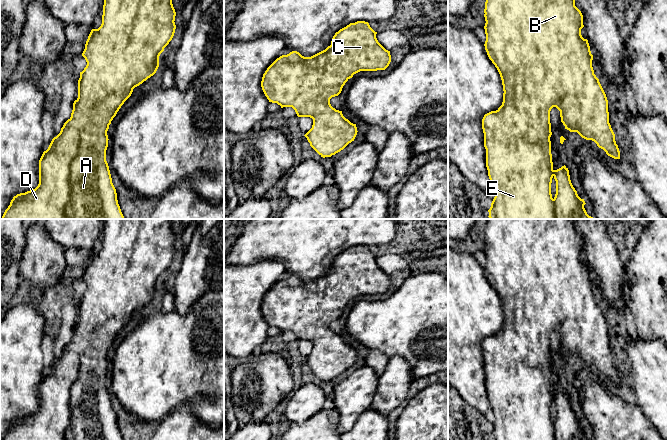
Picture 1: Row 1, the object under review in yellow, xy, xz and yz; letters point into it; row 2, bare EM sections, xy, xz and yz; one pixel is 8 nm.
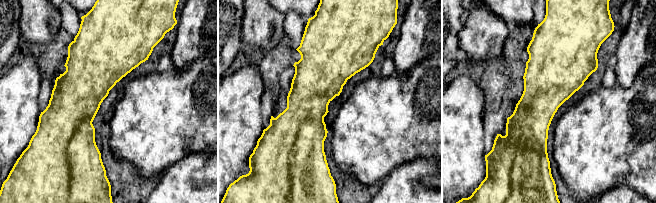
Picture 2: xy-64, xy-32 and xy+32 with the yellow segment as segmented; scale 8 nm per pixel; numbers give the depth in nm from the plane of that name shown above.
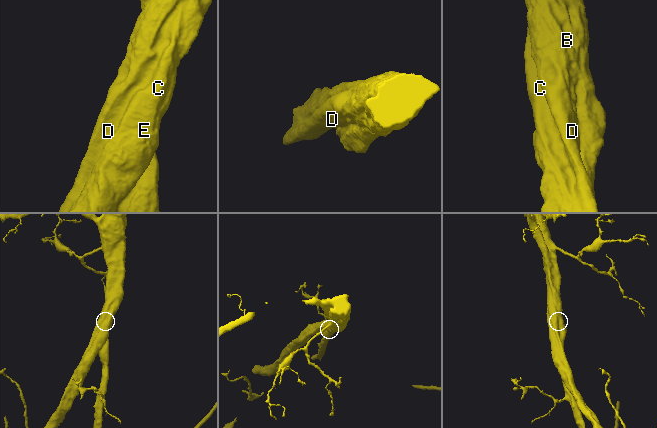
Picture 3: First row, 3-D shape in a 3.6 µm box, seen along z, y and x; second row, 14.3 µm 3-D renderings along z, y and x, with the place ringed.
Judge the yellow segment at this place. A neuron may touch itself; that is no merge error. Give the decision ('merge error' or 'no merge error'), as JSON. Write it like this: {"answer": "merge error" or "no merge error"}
{"answer": "no merge error"}

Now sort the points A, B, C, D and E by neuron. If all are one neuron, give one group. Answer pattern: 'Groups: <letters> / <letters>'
Groups: A B C D E

